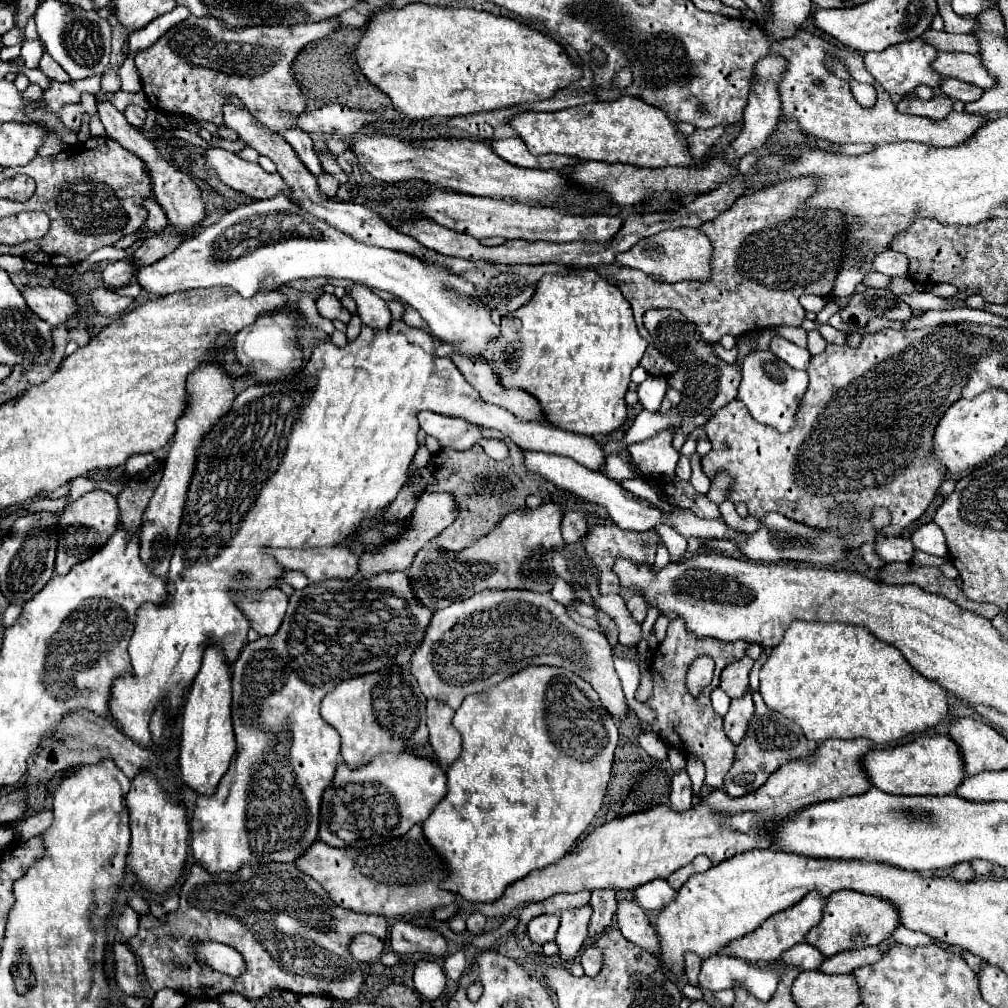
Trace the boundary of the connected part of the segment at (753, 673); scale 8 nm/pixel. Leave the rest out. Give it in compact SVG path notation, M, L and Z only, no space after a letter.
M764 651L760 658L754 662L754 665L749 673L749 685L752 691L759 690L759 670L763 663L767 660L768 654Z

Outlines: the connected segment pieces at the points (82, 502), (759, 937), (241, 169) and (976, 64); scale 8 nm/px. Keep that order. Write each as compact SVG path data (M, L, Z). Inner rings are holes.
M90 491L82 495L80 499L72 501L62 513L60 513L60 533L58 533L58 557L56 557L56 573L66 575L72 565L92 557L100 547L106 545L110 535L118 529L120 515L118 515L118 505L116 497L110 495L108 491Z
M812 891L808 893L800 903L768 917L756 931L752 931L750 935L744 935L740 939L734 939L730 945L726 945L726 949L722 949L722 953L726 955L732 955L736 959L744 959L744 961L776 961L786 949L798 945L804 941L804 935L820 923L820 917L822 917L822 909L824 909L824 903L826 899L820 897L820 893Z
M208 149L206 165L218 173L222 183L252 199L272 199L278 193L284 193L288 199L292 197L280 173L266 173L258 163L242 161L224 149Z
M938 51L932 67L942 77L954 77L982 89L990 89L990 85L994 85L994 79L986 73L986 69L982 69L982 61L978 55Z

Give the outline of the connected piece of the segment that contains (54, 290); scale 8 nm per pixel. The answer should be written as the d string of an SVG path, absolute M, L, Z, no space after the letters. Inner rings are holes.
M54 285L28 287L22 295L24 295L28 307L38 317L48 321L52 327L66 325L70 319L74 319L78 315L78 307L76 307L74 297Z

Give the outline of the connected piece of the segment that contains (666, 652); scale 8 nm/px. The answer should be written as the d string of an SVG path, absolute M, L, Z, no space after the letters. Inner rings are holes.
M674 617L674 619L670 619L666 639L658 645L658 649L654 653L654 663L650 667L650 673L652 673L652 679L654 679L654 695L646 703L658 713L658 717L656 717L654 723L642 723L640 721L640 727L654 731L668 745L672 745L672 747L676 747L684 753L690 751L698 759L702 759L704 765L706 765L704 785L708 785L712 789L720 789L724 785L724 777L726 777L728 769L734 763L734 745L724 735L722 717L710 705L710 693L716 687L719 687L722 669L726 665L742 659L746 655L748 645L750 643L746 643L746 641L724 643L724 641L718 641L718 639L712 639L712 637L696 637L686 629L682 617ZM660 653L662 653L662 663L660 663ZM702 655L712 657L714 663L716 663L716 669L714 669L712 683L702 689L698 699L694 699L690 695L690 691L686 689L686 673L688 673L690 663L696 657L702 657Z

